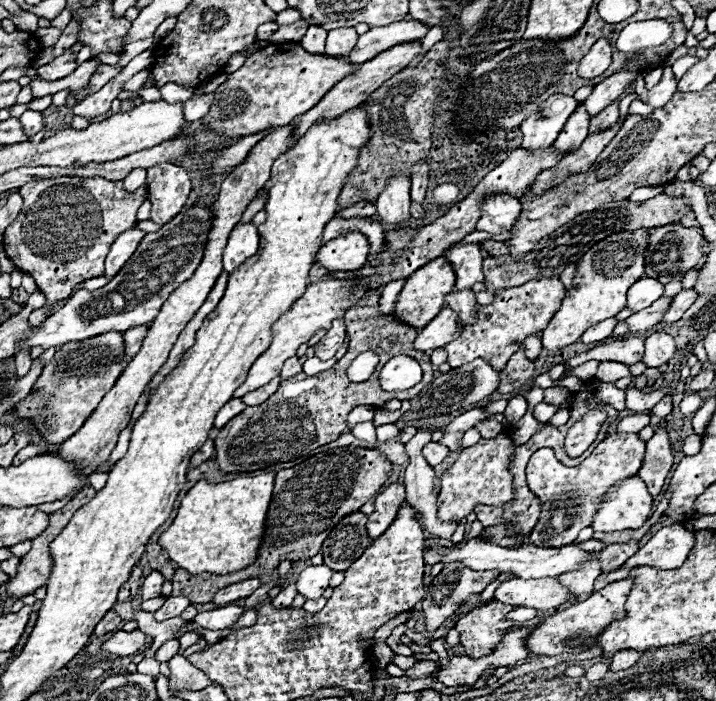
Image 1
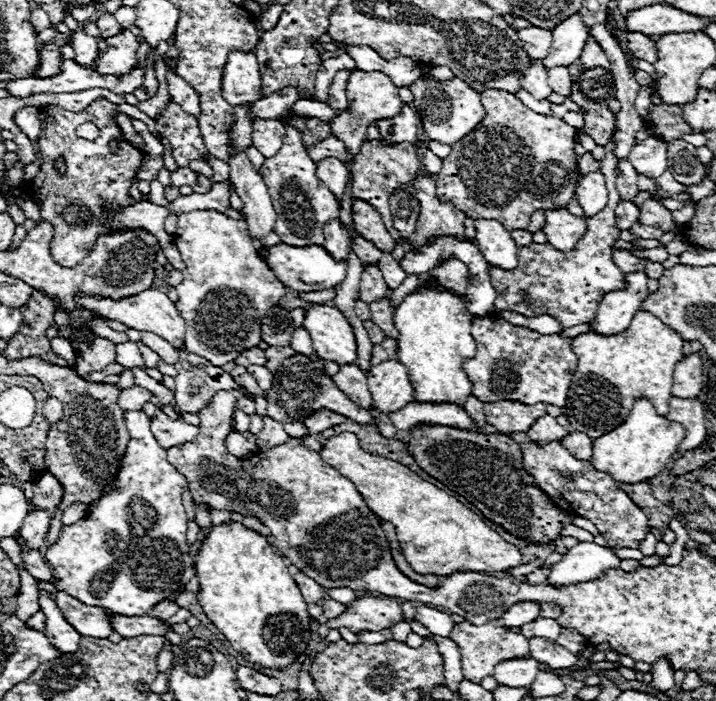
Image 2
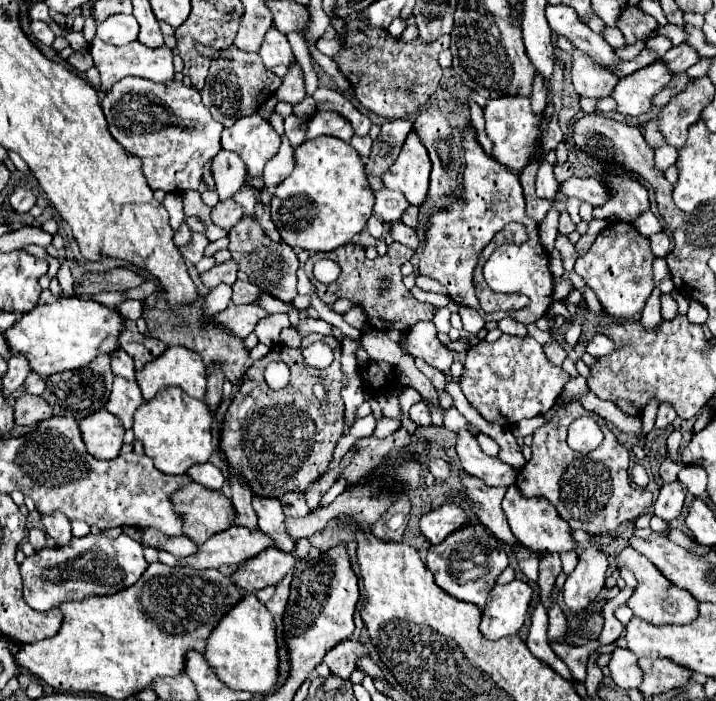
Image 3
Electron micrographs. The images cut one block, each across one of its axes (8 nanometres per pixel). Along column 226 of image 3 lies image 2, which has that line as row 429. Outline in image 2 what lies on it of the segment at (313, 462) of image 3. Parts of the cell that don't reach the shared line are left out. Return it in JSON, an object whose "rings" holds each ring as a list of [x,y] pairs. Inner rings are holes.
{"rings":[[[438,424],[414,426],[410,436],[412,440],[406,442],[406,450],[418,466],[450,490],[468,498],[468,502],[476,504],[488,520],[496,522],[514,536],[534,542],[558,540],[560,530],[572,522],[570,514],[556,508],[552,500],[536,486],[534,476],[522,468],[520,444],[508,436],[470,432]]]}

